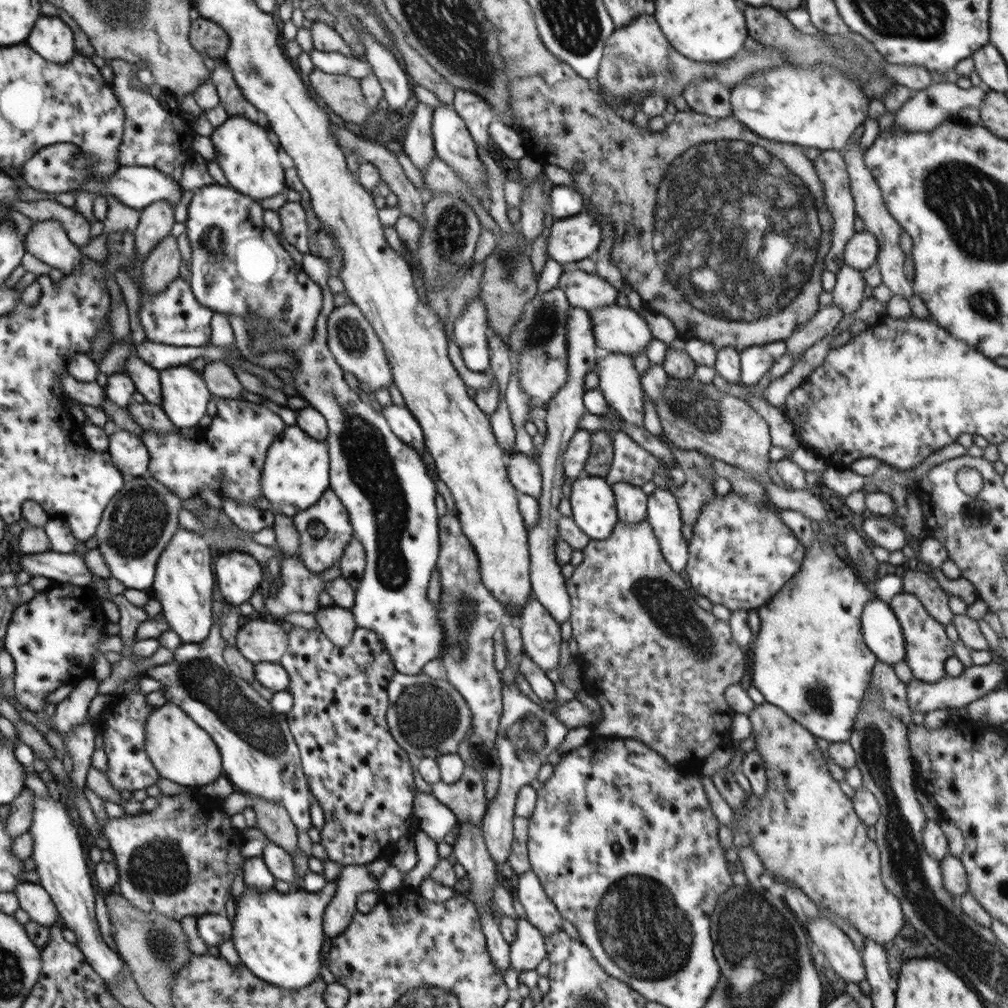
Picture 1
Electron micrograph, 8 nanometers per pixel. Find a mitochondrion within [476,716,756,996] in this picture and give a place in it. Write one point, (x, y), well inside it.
(639, 927)

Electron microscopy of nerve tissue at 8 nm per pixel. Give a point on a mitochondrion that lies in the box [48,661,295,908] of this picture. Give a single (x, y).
(157, 867)

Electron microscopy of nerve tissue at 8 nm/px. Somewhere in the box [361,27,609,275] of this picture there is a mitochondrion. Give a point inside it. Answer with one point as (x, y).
(451, 234)

